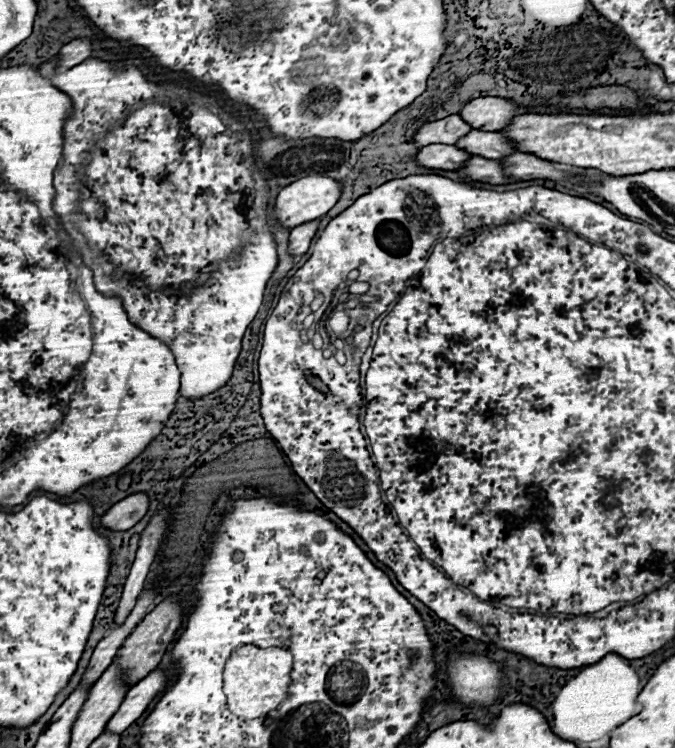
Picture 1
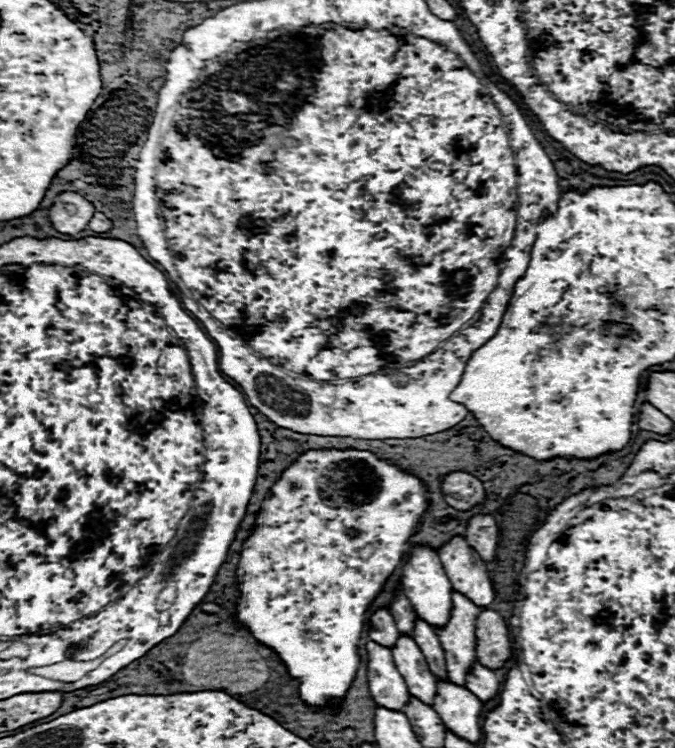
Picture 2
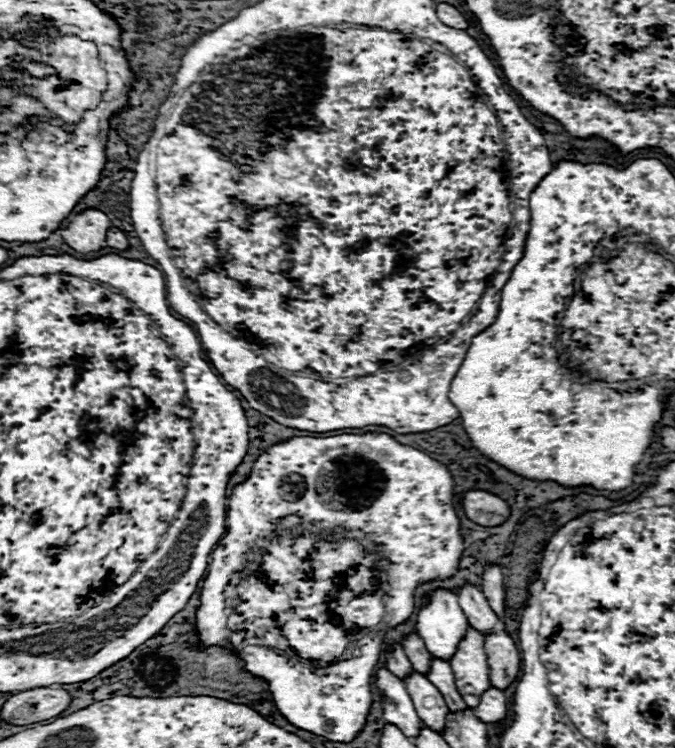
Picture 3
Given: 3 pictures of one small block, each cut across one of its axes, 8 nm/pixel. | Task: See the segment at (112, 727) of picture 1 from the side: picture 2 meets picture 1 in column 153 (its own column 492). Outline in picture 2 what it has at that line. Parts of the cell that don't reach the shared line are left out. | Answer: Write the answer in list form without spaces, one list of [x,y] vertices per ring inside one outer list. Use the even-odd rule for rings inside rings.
[[[480,662],[474,664],[472,674],[466,678],[466,686],[470,692],[474,692],[474,696],[478,696],[480,702],[488,702],[500,692],[500,682],[496,680],[496,674],[484,668]]]

